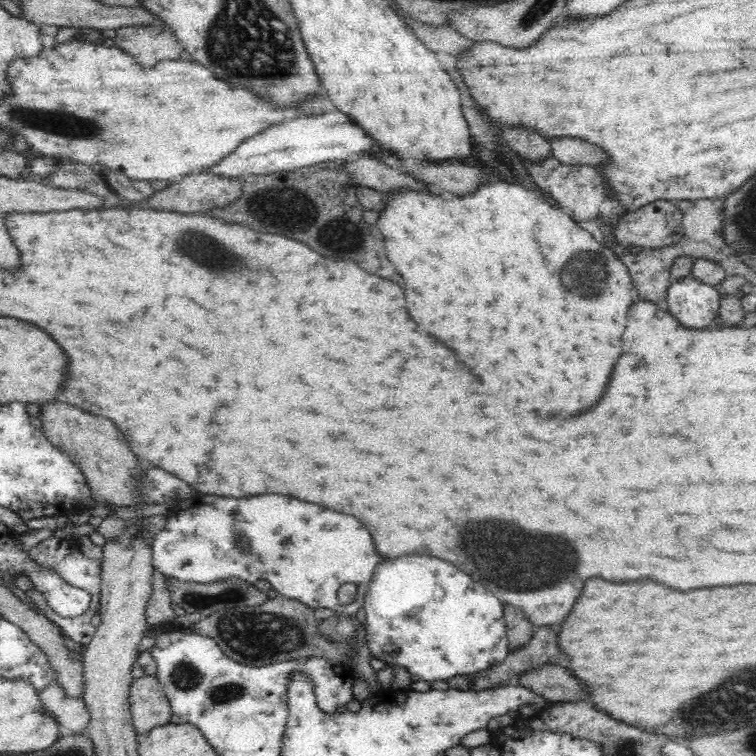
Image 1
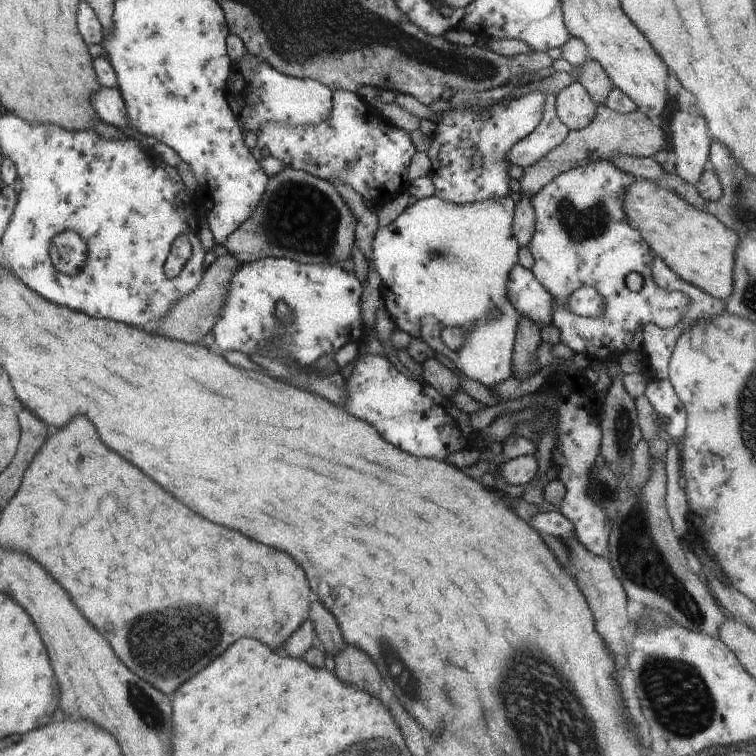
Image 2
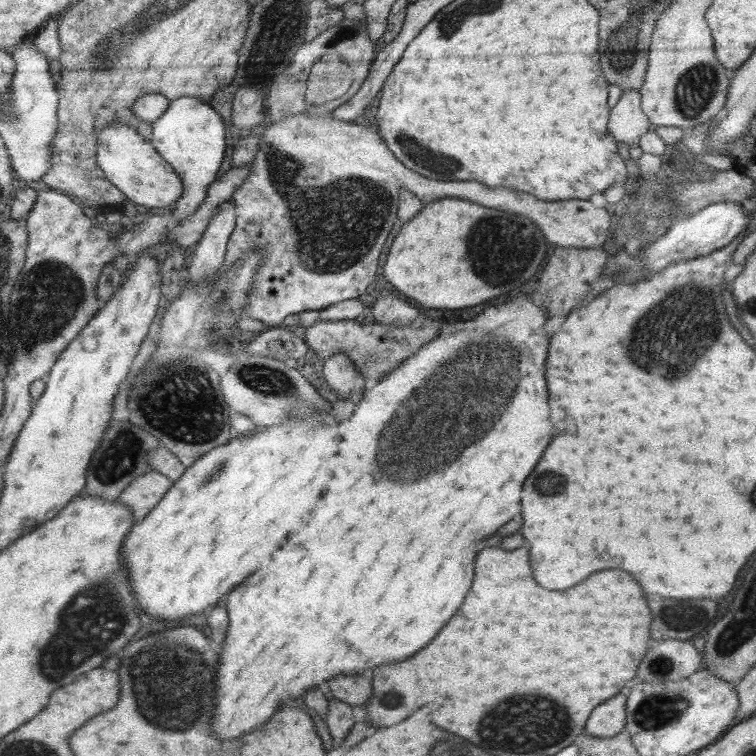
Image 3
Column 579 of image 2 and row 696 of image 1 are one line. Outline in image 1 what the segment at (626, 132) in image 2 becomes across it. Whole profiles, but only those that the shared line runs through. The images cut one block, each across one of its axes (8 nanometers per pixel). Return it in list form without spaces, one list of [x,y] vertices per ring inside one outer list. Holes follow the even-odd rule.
[[[157,675],[133,679],[130,688],[131,719],[139,739],[153,728],[171,722],[172,709]]]

